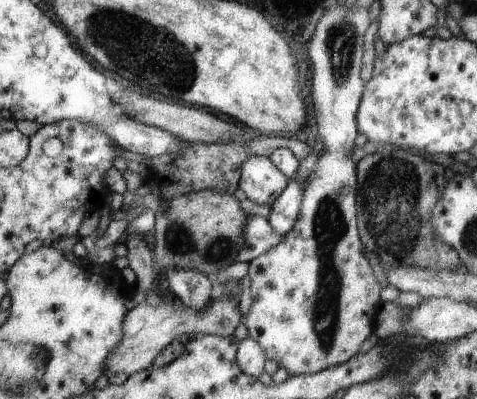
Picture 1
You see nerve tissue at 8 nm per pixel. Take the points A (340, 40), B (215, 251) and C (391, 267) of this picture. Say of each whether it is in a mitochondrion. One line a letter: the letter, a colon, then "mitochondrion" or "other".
A: mitochondrion
B: mitochondrion
C: other

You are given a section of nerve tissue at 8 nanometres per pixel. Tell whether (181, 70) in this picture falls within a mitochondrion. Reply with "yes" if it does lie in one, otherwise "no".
yes

